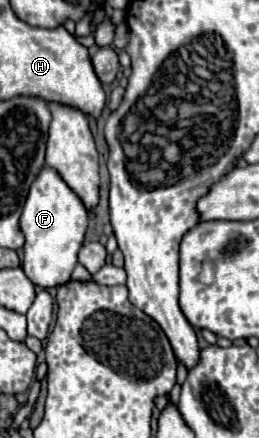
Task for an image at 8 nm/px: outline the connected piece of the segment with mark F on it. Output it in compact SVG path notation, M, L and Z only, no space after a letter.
M44 166L42 174L38 174L34 180L34 186L30 186L30 194L20 218L20 228L26 236L22 270L34 282L34 286L48 290L66 284L74 266L78 264L78 252L88 228L88 212L56 170Z

